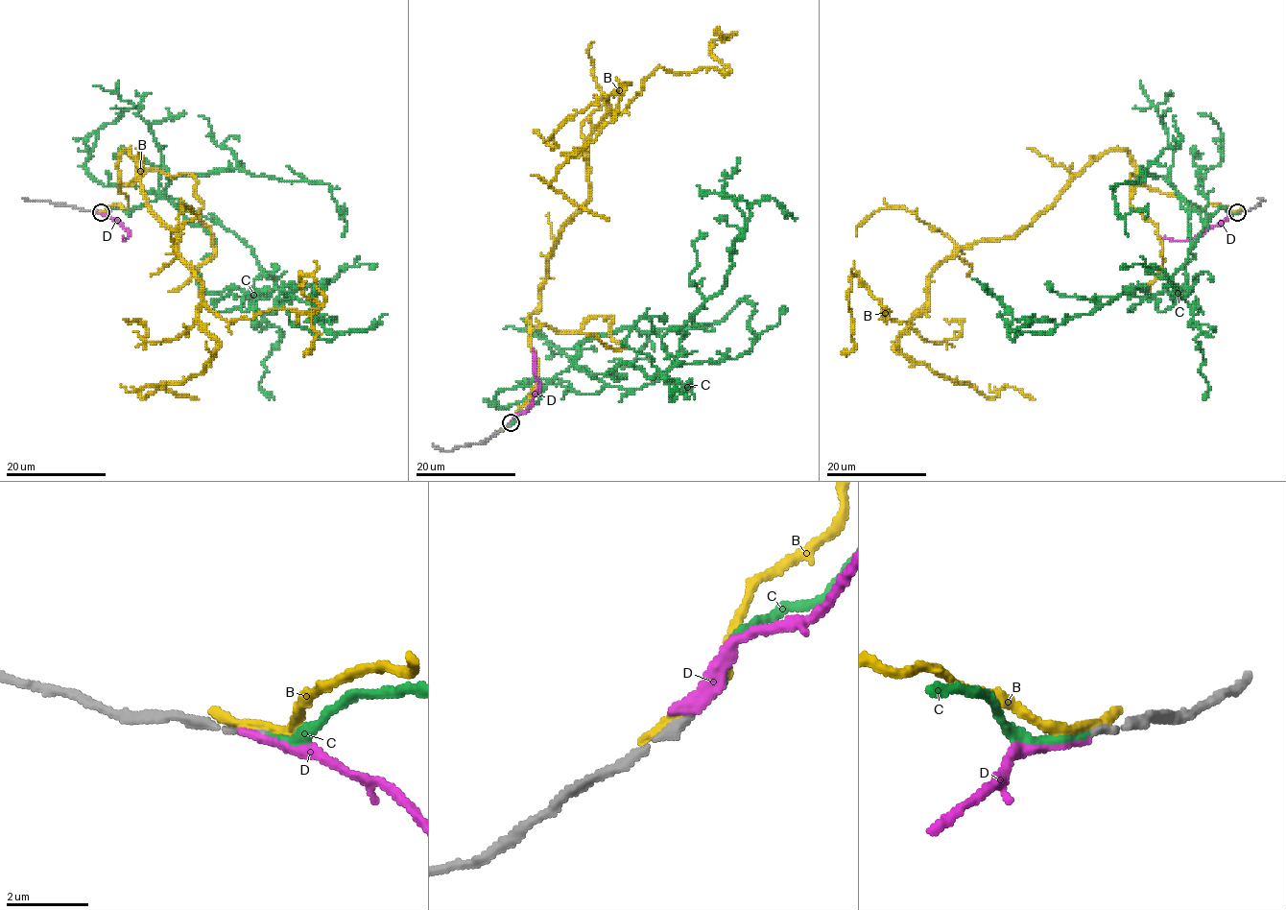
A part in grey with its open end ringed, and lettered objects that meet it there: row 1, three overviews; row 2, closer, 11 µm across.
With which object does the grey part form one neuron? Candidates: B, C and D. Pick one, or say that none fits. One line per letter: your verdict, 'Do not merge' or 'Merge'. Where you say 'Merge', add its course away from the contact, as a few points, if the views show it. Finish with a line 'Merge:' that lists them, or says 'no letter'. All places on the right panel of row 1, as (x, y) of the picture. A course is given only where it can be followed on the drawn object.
B: Do not merge
C: Merge. Its course: (1237, 212), (1179, 198), (1184, 297), (1134, 288), (1057, 323), (1013, 318), (971, 277)
D: Do not merge
Merge: C

